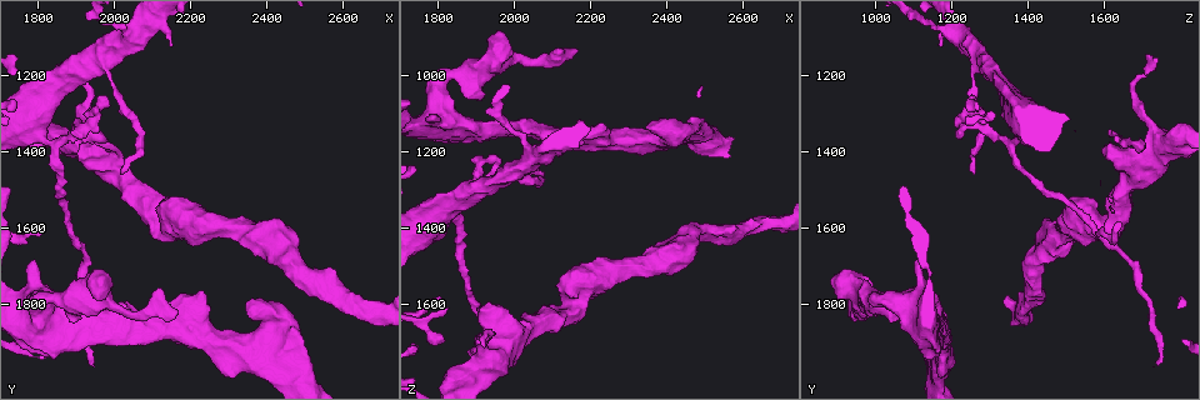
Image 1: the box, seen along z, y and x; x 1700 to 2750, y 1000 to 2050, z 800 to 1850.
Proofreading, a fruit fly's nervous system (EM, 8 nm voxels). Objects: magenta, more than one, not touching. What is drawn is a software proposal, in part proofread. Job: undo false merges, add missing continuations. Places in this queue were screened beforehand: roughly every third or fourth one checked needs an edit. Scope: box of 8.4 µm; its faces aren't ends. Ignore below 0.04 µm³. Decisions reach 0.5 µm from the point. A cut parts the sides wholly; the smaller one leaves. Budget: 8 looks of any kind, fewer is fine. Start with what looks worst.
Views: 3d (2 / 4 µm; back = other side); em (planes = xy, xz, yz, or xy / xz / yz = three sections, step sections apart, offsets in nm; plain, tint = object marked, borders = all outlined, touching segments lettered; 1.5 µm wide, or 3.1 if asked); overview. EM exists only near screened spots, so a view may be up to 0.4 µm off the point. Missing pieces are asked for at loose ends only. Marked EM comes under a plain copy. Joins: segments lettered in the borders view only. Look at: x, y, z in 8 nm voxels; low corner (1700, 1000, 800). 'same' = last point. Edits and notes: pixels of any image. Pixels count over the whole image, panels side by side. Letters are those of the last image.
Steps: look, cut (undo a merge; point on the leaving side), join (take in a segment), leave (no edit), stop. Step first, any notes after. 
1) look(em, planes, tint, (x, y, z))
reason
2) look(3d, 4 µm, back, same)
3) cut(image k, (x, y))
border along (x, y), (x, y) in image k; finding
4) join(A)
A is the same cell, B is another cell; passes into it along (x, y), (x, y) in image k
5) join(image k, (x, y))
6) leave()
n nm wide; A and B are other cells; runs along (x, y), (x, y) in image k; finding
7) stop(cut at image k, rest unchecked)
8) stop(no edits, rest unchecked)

look(em, yz, step 4, borders, (2170, 1815, 925))
an open end

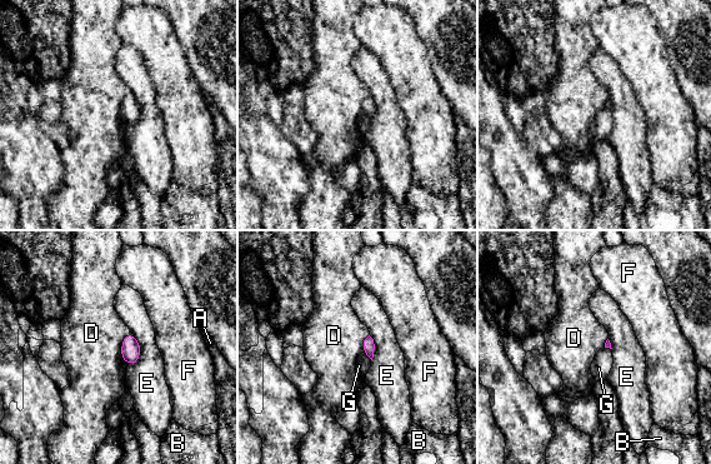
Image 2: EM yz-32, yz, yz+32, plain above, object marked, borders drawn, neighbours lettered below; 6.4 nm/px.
look(em, planes, borders, same)

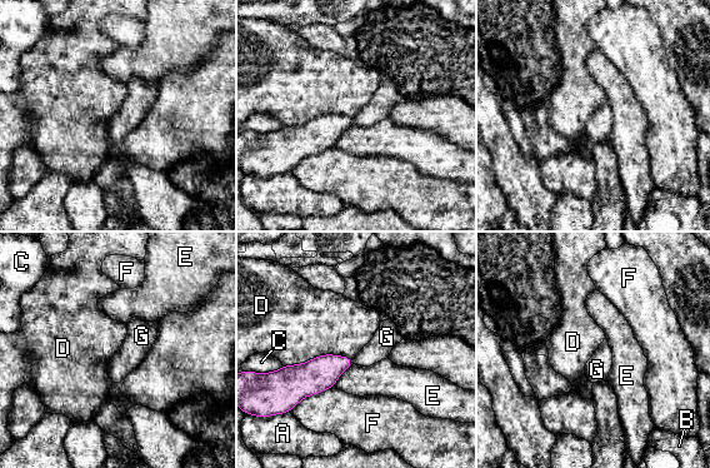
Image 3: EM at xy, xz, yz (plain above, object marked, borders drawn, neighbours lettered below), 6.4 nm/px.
leave()
A, B, C, D, E, F and G are other cells; border along (351, 358), (319, 354), (283, 366) in image 3; no lettered segment goes on from it

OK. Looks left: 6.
look(3d, 4 µm, back, (1915, 1195, 1715))
tapers out

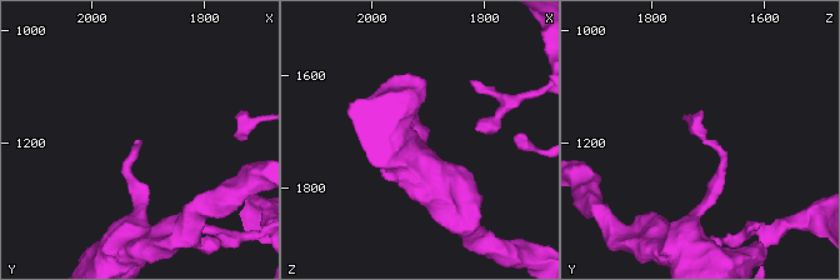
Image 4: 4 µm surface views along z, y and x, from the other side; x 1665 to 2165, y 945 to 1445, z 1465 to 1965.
look(em, xy, step 8, tint, (1920, 1200, 1710))

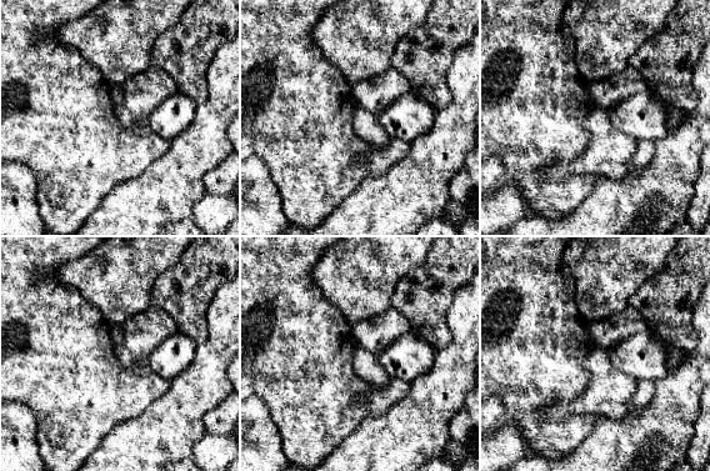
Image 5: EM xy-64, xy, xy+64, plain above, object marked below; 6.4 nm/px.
look(em, xz, step 4, borders, same)
another direction

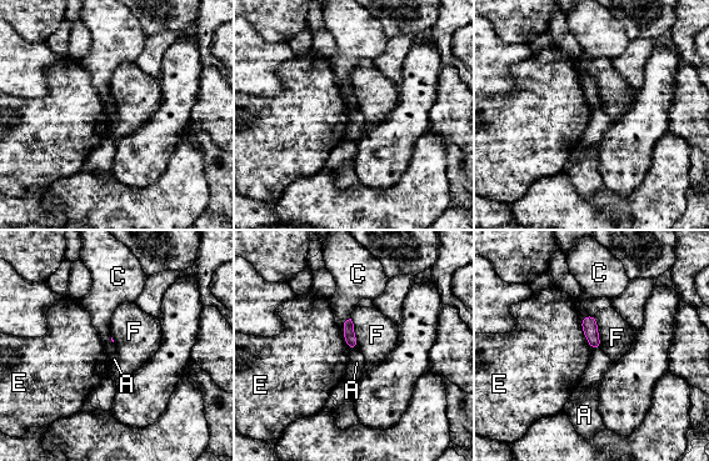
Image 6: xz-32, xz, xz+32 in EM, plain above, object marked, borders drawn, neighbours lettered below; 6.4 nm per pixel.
leave()
E touches over 220 nm; A, C, E and F are other cells; border along (579, 320), (584, 337), (594, 350) in image 6; none of them fits

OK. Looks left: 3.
look(3d, 2 µm, (1940, 1955, 1735))

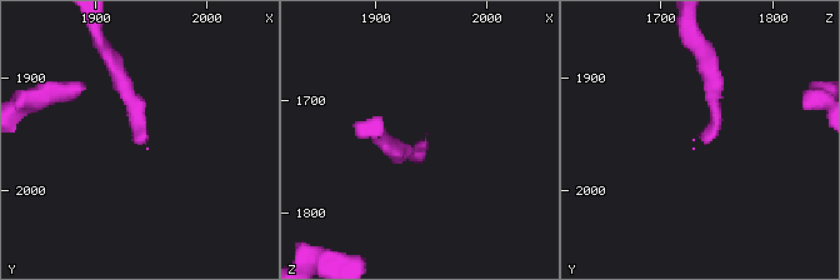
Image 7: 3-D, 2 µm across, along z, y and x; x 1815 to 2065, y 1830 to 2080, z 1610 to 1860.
look(em, xy, step 8, tint, (1942, 1958, 1738))
shape alone is not enough

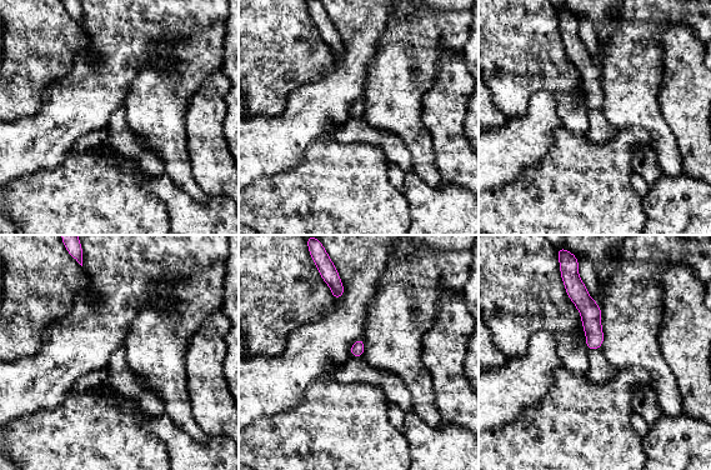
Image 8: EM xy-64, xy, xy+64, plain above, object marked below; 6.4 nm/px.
look(em, planes, borders, same)
cut it another way

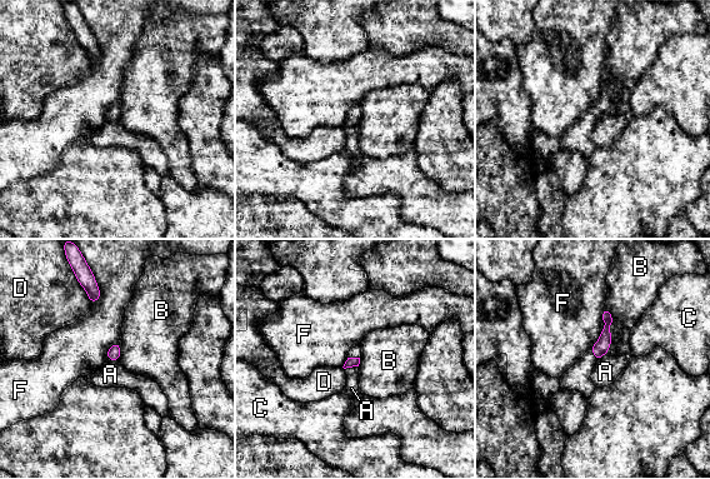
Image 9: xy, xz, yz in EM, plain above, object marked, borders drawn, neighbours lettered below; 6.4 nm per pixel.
leave()
A, B, C, D and F are other cells; runs along (606, 315), (605, 340), (598, 355) in image 9; no lettered segment goes on from it

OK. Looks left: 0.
stop(no edits, rest unchecked)

